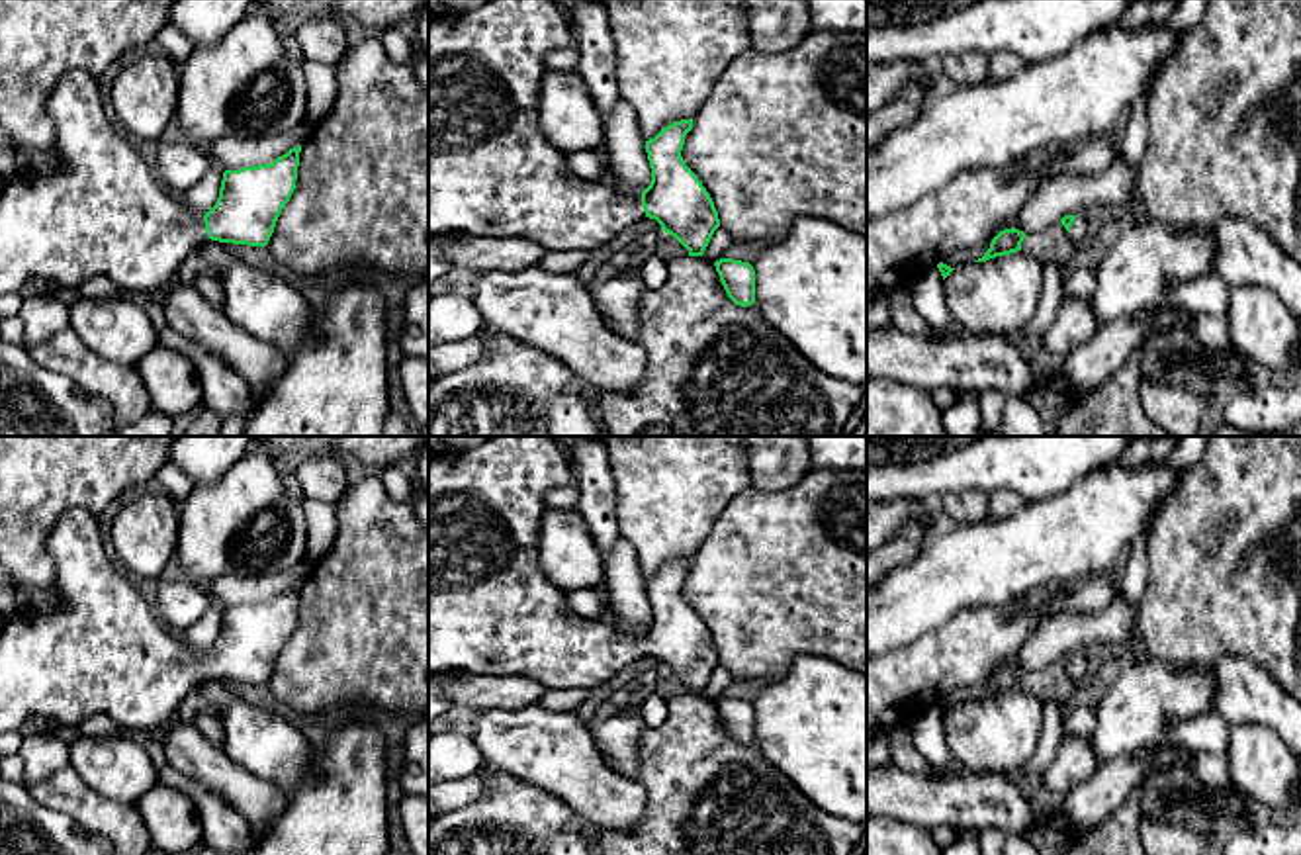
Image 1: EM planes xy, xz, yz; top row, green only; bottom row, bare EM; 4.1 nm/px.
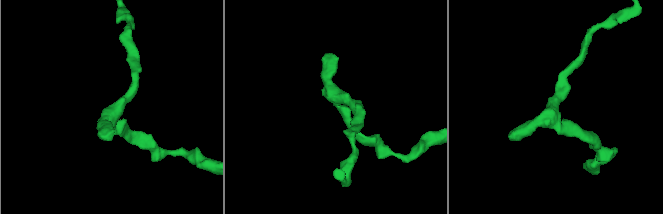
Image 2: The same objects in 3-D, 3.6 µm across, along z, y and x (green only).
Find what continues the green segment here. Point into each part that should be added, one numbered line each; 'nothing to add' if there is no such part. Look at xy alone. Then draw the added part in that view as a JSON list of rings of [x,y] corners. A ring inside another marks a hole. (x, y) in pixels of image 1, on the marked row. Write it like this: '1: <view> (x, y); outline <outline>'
1: xy (100, 212); outline [[[63,72],[47,96],[47,115],[55,127],[49,149],[55,168],[0,184],[0,295],[31,280],[78,290],[94,276],[143,295],[168,286],[180,264],[209,241],[203,213],[162,186],[137,141],[106,113],[90,72]]]

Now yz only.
1: yz (1078, 231); outline [[[1078,213],[1070,231],[1068,231],[1068,241],[1074,243],[1076,247],[1088,245],[1088,221],[1086,213]]]

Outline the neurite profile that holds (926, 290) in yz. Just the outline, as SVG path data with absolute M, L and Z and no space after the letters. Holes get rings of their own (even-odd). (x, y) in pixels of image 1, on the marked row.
M931 268L916 276L908 284L912 305L920 317L939 335L947 335L955 329L951 309L945 301L943 276L939 268Z

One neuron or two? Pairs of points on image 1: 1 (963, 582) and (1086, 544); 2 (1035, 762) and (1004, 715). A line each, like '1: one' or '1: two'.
1: one
2: two

